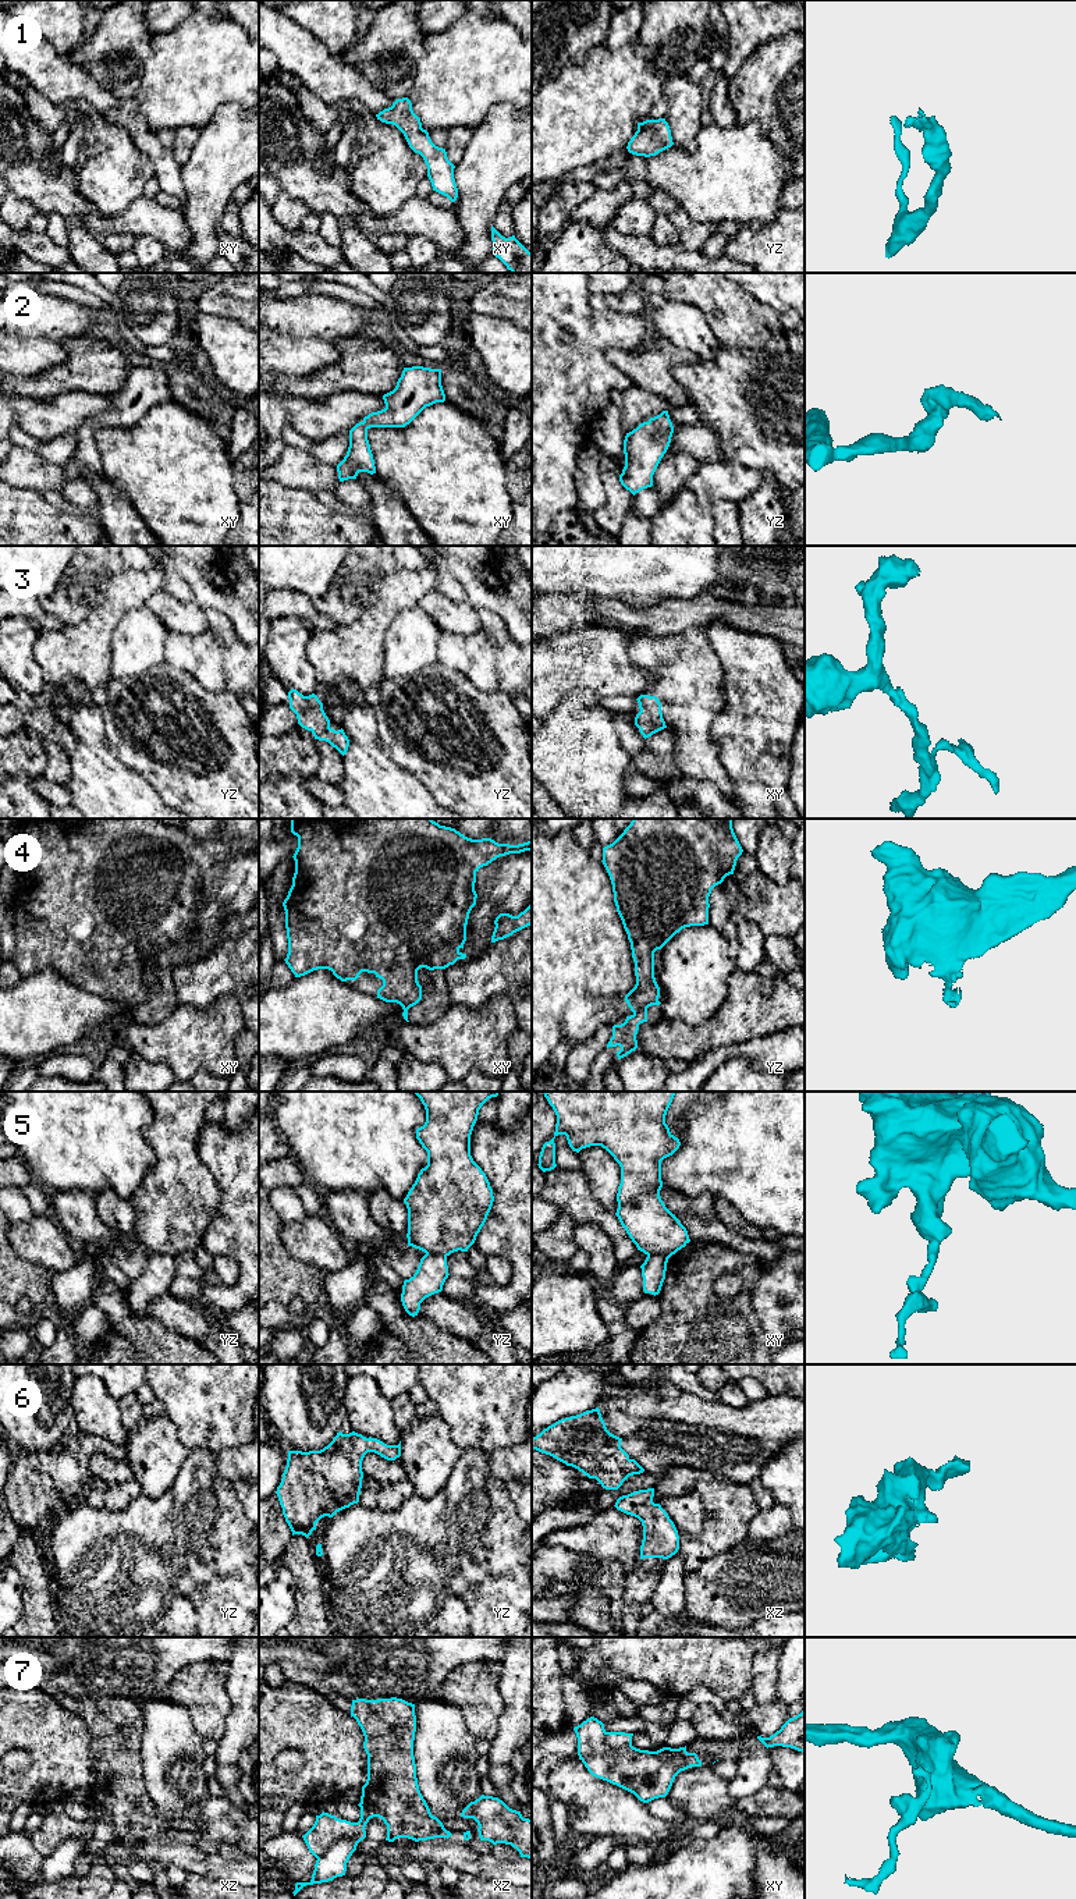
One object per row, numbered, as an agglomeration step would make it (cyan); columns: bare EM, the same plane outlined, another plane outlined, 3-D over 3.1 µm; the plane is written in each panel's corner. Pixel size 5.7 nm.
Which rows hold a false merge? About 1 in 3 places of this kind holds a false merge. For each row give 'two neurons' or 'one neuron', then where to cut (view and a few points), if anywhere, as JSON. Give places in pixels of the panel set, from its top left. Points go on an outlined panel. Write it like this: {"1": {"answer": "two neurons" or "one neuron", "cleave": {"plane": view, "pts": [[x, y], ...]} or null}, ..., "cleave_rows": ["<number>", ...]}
{"1": {"answer": "one neuron", "cleave": null}, "2": {"answer": "one neuron", "cleave": null}, "3": {"answer": "one neuron", "cleave": null}, "4": {"answer": "two neurons", "cleave": {"plane": "yz", "pts": [[646, 1008], [634, 1014]]}}, "5": {"answer": "two neurons", "cleave": {"plane": "xy", "pts": [[647, 1255], [668, 1257]]}}, "6": {"answer": "one neuron", "cleave": null}, "7": {"answer": "two neurons", "cleave": {"plane": "xz", "pts": [[358, 1842], [352, 1838], [338, 1838], [318, 1859]]}}, "cleave_rows": ["4", "5", "7"]}

